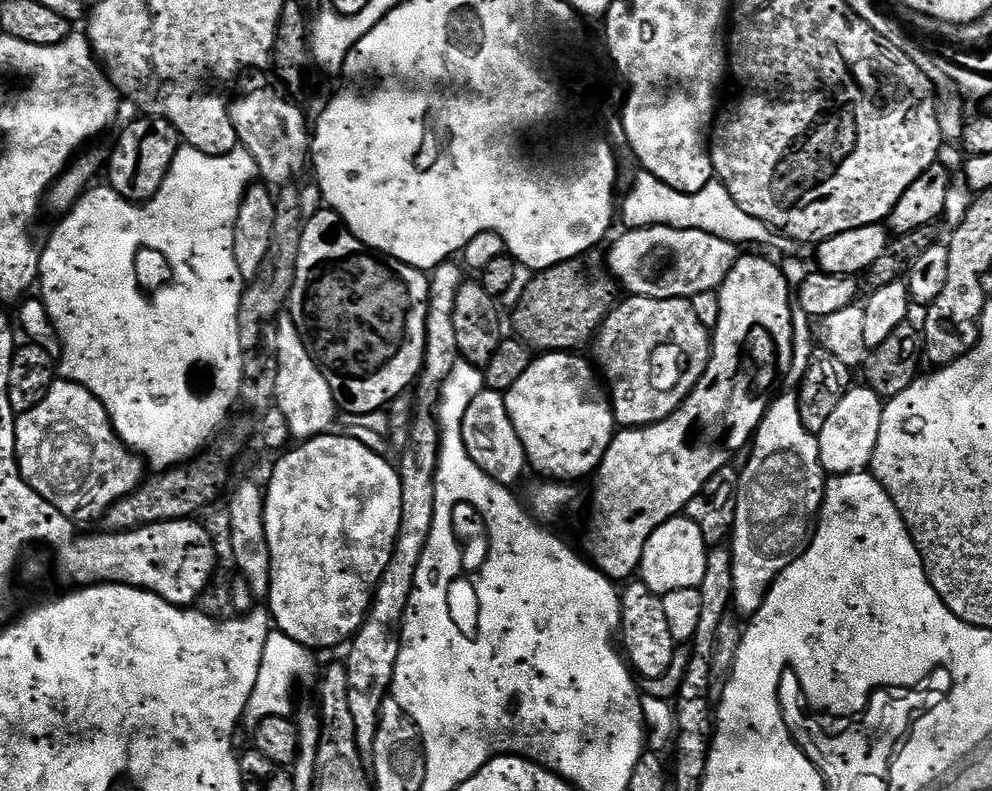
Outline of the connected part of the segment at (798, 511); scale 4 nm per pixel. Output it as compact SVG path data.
M795 391L777 395L762 418L747 453L748 461L739 469L738 506L730 537L732 565L734 566L734 594L732 602L741 617L751 618L759 610L772 583L808 549L816 535L820 508L824 504L826 473L819 457L817 437L804 424L800 412L800 397Z

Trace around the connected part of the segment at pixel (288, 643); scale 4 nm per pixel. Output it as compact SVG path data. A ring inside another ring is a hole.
M274 628L264 640L262 661L258 670L257 681L254 682L253 693L246 704L242 722L250 730L254 730L266 717L287 716L294 710L292 698L294 688L300 682L308 682L317 677L315 653L305 647L304 644L296 642L280 629Z

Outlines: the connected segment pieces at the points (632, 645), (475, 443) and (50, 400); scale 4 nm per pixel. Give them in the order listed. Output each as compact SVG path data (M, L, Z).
M642 582L632 583L627 585L628 589L623 589L620 597L622 636L624 632L622 652L627 663L637 673L640 671L645 681L654 680L670 670L671 659L674 658L678 641L670 634L670 622L666 622L666 610L662 610L662 597Z
M485 387L483 392L470 402L470 410L466 410L466 418L462 418L462 438L466 442L466 450L474 462L490 478L499 484L515 485L515 480L529 467L528 455L522 446L522 438L518 438L518 430L514 430L514 422L510 422L510 410L504 401L505 393L495 392Z
M63 378L53 379L47 392L28 407L32 406L16 417L16 465L24 481L38 495L46 498L46 502L66 514L68 520L83 522L95 516L96 519L103 517L111 504L128 496L144 483L145 461L120 440L103 401L86 386Z

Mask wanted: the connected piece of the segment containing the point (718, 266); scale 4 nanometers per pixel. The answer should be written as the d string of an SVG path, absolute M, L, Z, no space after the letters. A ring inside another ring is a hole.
M652 224L649 228L629 228L621 233L613 242L612 249L607 249L606 259L609 271L616 277L621 289L633 296L686 300L703 292L713 292L724 283L735 266L736 259L742 254L741 249L726 238L718 238L714 234L693 228Z

